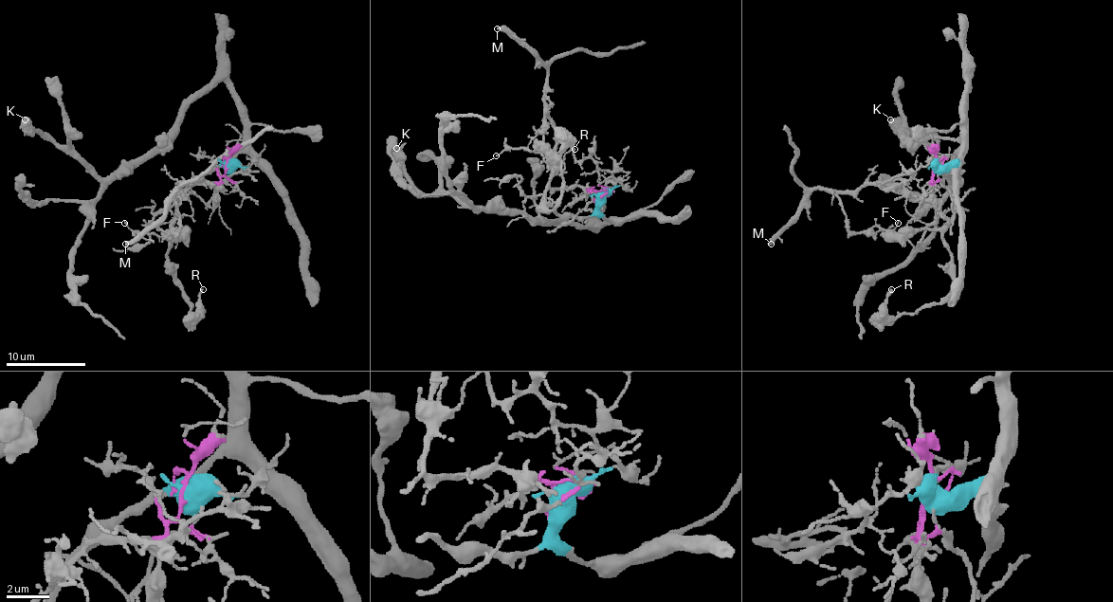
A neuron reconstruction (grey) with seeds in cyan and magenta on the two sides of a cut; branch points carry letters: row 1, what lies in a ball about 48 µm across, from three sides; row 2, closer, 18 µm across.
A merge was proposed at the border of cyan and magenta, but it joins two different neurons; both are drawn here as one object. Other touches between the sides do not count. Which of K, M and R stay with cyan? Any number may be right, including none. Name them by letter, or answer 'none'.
K, R

